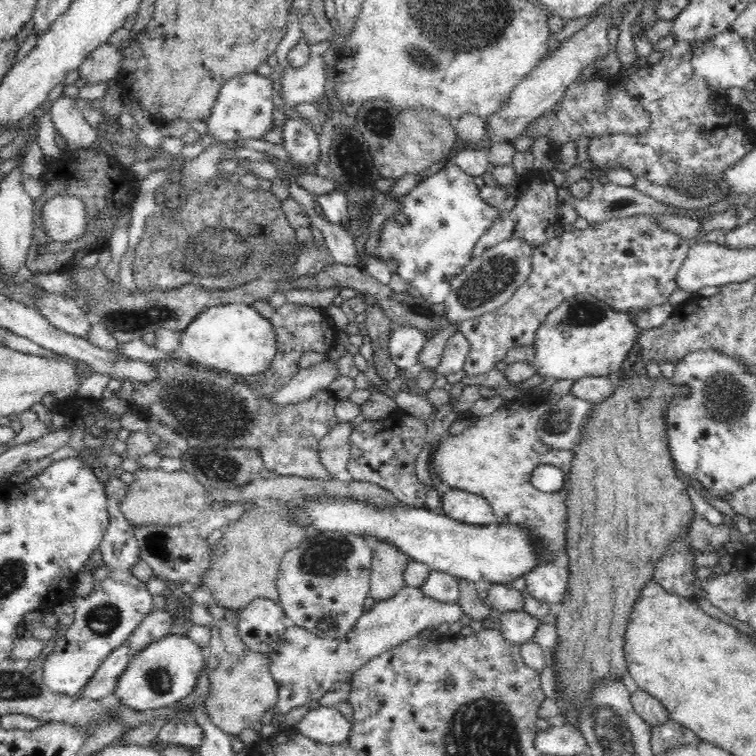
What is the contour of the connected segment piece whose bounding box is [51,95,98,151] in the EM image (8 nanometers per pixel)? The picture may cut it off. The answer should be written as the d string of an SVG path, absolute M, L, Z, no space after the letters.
M61 95L53 102L51 112L56 132L62 135L68 150L88 149L97 139L98 127L90 127L74 99Z

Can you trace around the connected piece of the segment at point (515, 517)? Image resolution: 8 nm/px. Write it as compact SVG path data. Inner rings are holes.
M518 400L505 401L491 415L470 415L470 425L459 435L449 437L437 445L433 454L433 472L449 488L464 490L486 499L494 510L497 524L528 529L538 541L540 563L551 563L560 552L567 550L567 488L574 450L551 449L537 433L537 422L551 408L550 401L522 406ZM550 464L564 472L564 488L558 492L542 493L531 484L531 476L538 466Z

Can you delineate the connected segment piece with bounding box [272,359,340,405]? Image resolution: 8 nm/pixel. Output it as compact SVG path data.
M326 359L309 368L300 369L288 384L274 392L272 401L278 405L302 402L312 398L318 391L328 390L338 376L340 372L335 361Z

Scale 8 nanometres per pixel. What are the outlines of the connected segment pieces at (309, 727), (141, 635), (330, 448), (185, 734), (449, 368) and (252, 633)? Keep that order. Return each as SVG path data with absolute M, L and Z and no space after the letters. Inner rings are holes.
M335 706L309 710L296 728L301 734L322 744L348 741L351 732L350 721Z
M159 609L151 611L139 624L139 627L127 638L127 645L131 652L137 653L144 650L152 642L164 638L173 631L175 618L170 612Z
M338 422L319 442L320 463L332 474L332 479L348 483L354 481L352 474L348 473L351 450L348 440L353 430L350 422Z
M195 720L188 722L168 721L158 732L156 744L171 746L200 746L204 730Z
M460 330L456 331L445 342L444 352L439 365L433 370L435 378L438 376L448 376L463 370L467 354L470 352L470 341Z
M256 598L240 611L237 632L250 650L268 654L283 640L286 616L279 603Z

